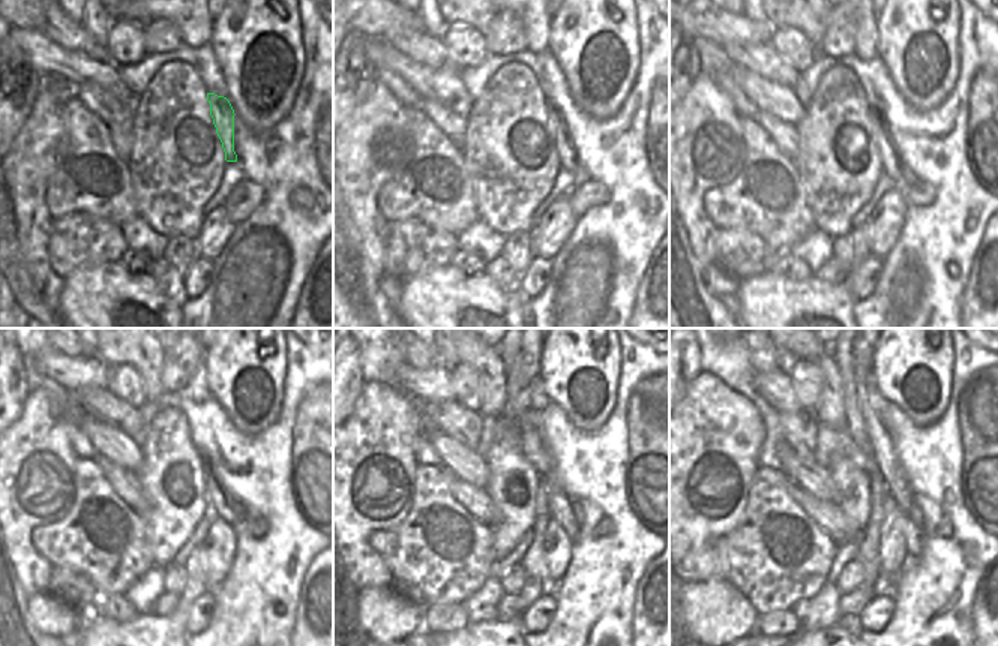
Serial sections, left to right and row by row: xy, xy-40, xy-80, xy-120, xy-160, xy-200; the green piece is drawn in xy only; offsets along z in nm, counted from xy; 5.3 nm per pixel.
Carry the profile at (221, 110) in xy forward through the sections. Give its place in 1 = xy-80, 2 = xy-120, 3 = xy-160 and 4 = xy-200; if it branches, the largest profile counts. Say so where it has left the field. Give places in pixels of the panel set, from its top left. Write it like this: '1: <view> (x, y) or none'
1: xy-80 (893, 165)
2: xy-120 (221, 499)
3: xy-160 (559, 507)
4: xy-200 (913, 535)

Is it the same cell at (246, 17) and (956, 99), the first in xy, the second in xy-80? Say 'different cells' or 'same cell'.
different cells

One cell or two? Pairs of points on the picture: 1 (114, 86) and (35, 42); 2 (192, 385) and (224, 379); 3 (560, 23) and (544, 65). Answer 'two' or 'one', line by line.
1: one
2: two
3: two

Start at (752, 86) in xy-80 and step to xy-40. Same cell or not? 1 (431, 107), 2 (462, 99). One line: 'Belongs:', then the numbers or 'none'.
Belongs: 2

